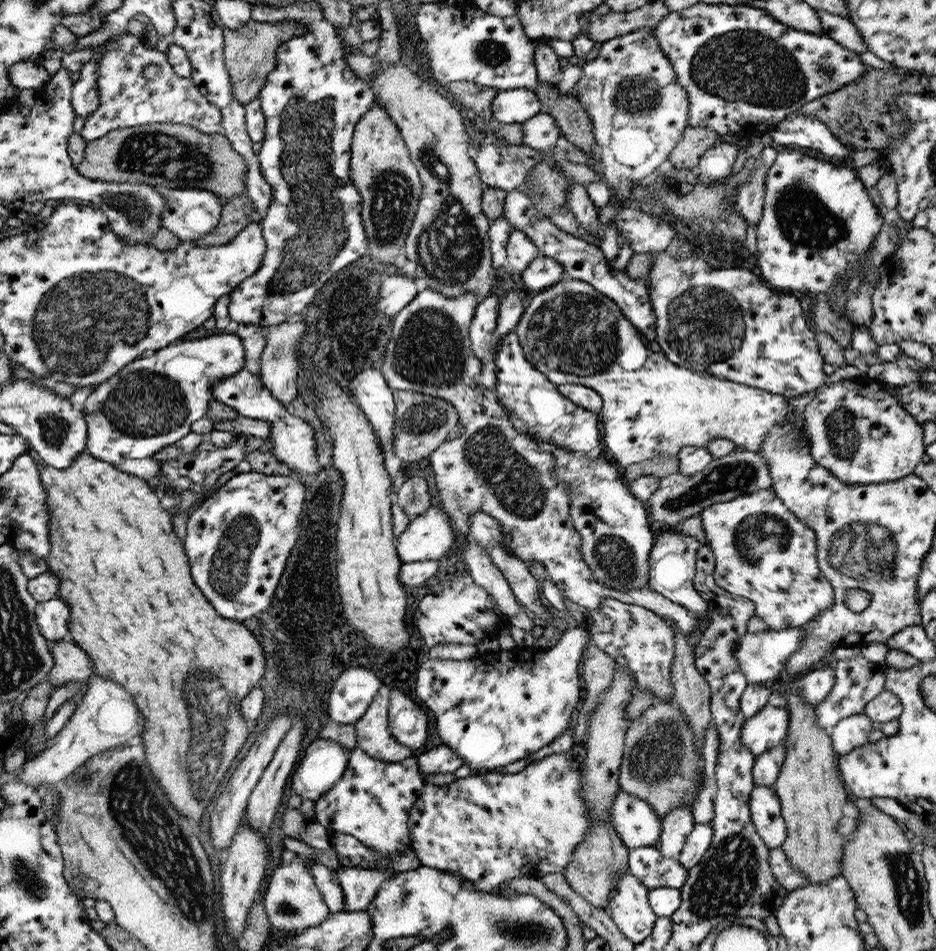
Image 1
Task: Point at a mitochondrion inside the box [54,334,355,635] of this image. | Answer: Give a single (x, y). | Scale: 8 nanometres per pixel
(141, 405)

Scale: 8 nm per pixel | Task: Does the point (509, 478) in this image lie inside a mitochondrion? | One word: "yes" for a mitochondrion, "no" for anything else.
yes

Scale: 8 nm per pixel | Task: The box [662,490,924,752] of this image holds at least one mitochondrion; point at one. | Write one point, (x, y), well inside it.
(864, 550)

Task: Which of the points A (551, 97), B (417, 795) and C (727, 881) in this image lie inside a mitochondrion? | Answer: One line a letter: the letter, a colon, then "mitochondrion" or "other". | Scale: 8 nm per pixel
A: other
B: other
C: mitochondrion

